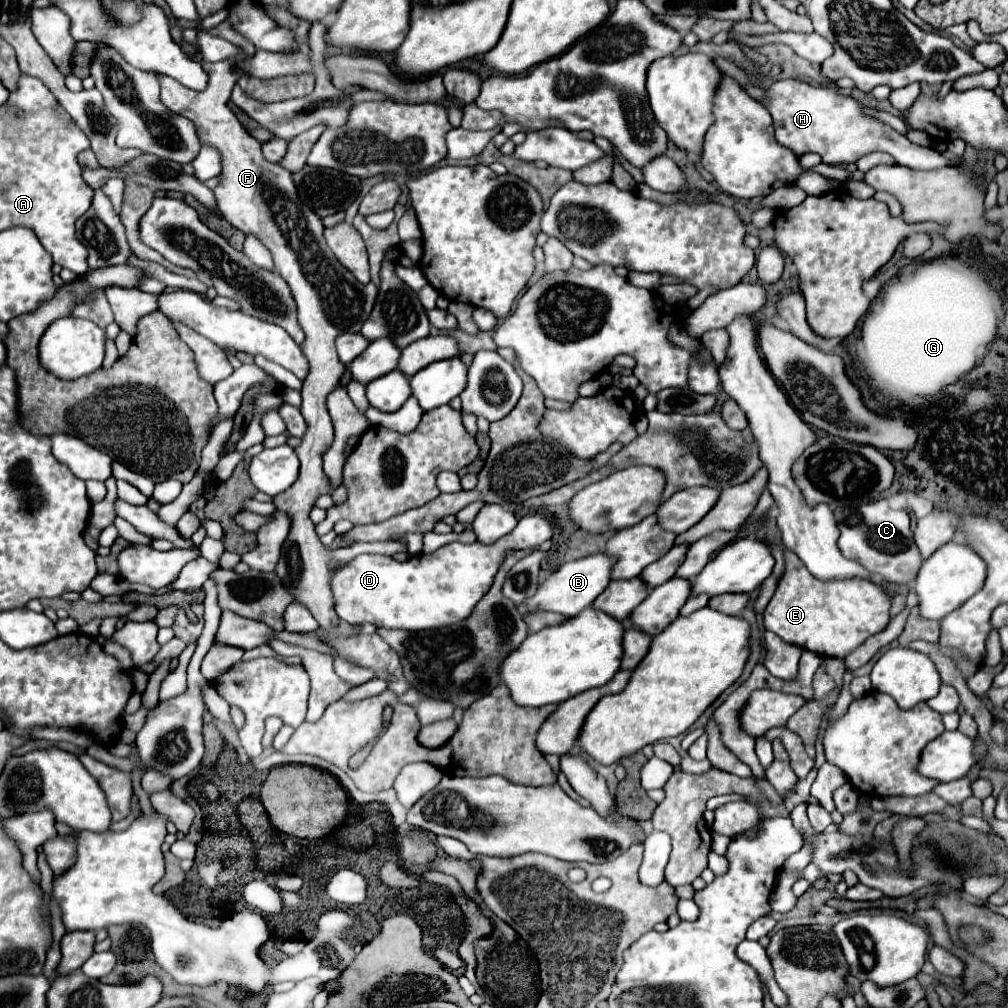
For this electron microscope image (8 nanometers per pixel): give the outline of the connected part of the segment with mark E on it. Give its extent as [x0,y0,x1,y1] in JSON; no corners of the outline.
[764,549,890,657]

